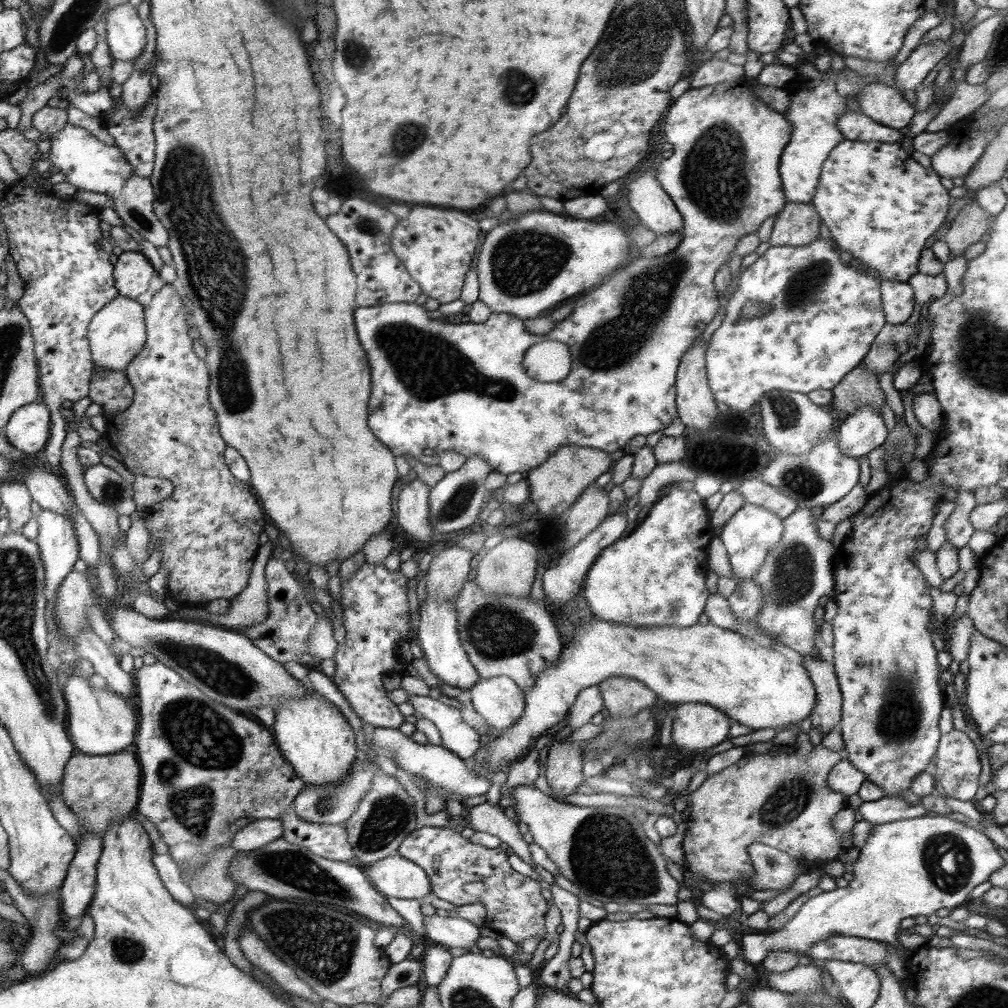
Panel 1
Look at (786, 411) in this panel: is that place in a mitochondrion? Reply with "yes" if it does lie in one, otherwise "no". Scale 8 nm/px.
yes

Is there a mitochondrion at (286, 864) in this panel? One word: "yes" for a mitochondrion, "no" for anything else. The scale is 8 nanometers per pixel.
yes

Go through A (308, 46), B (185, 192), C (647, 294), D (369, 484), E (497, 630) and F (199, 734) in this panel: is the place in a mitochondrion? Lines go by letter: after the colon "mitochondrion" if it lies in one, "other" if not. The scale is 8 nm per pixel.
A: other
B: mitochondrion
C: mitochondrion
D: other
E: mitochondrion
F: mitochondrion

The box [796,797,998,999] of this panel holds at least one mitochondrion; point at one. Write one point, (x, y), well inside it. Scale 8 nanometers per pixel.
(947, 860)

